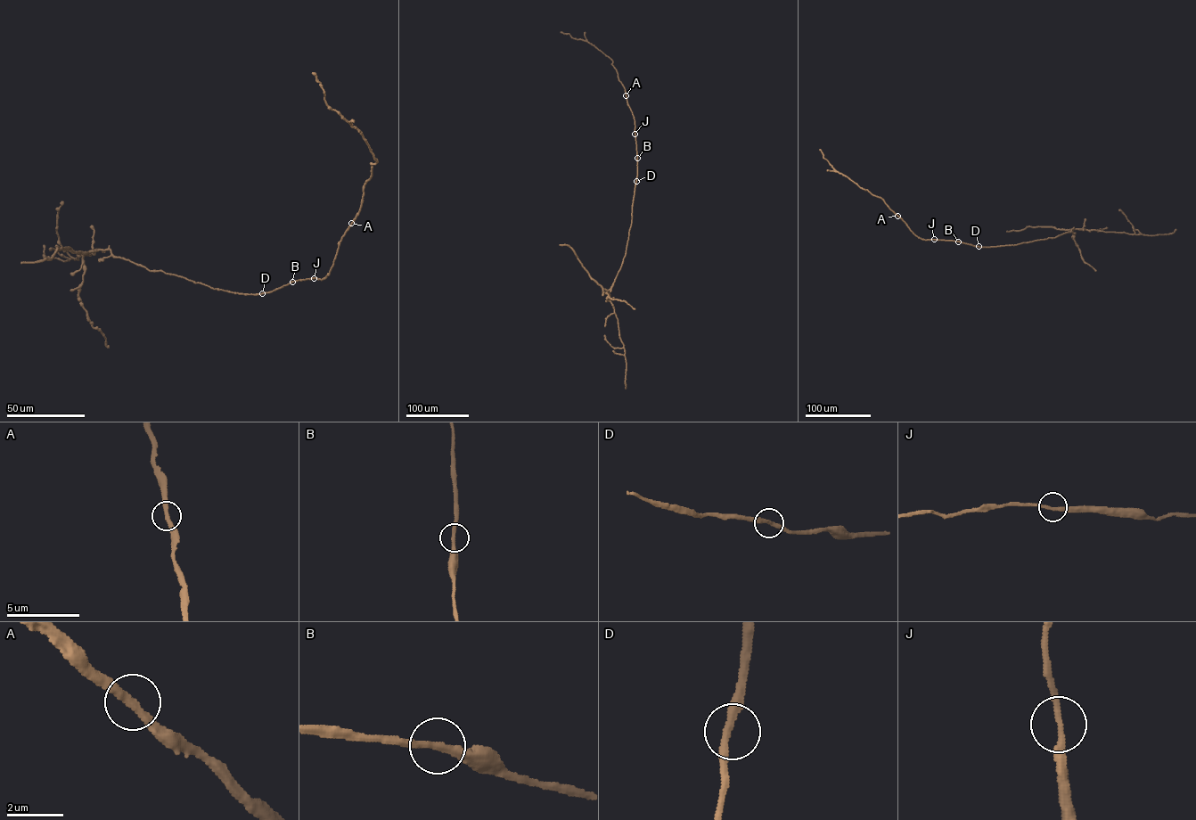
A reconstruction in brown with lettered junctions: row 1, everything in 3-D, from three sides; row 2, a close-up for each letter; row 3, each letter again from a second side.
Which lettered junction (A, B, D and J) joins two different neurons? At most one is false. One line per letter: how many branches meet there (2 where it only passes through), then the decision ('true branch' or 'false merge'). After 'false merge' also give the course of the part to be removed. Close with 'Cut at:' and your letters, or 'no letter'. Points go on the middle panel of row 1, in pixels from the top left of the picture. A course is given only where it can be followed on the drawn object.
A: branches 2; true branch
B: branches 2; true branch
D: branches 2; true branch
J: branches 2; true branch
Cut at: no letter

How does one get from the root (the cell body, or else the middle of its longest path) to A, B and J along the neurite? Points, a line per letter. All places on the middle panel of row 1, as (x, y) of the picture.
A: (634, 190), (637, 171), (634, 121), (626, 95)
B: (634, 190), (637, 158)
J: (634, 190), (637, 171), (634, 133)

